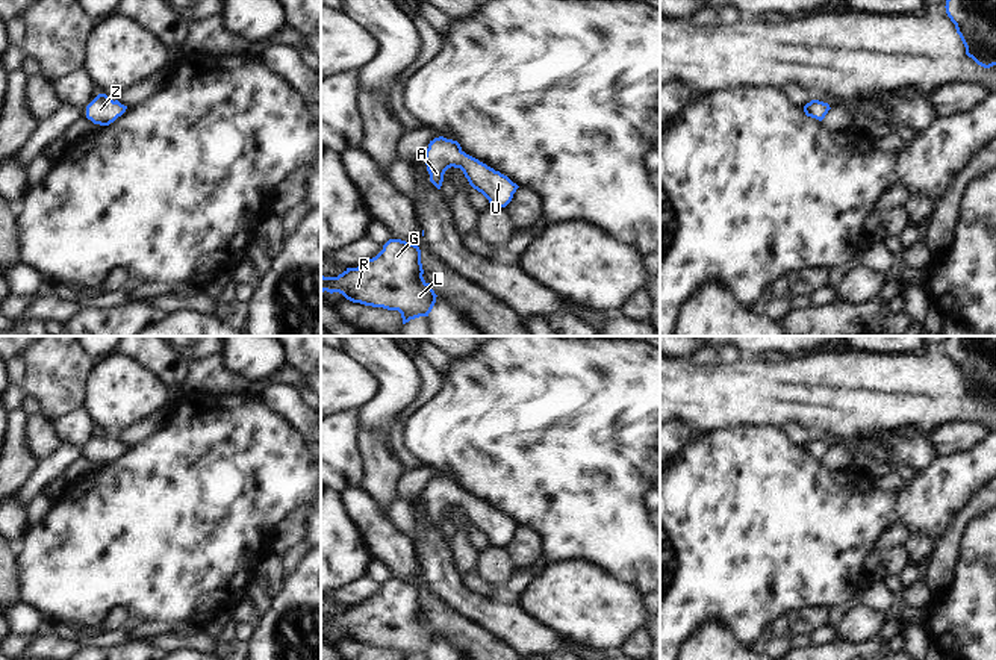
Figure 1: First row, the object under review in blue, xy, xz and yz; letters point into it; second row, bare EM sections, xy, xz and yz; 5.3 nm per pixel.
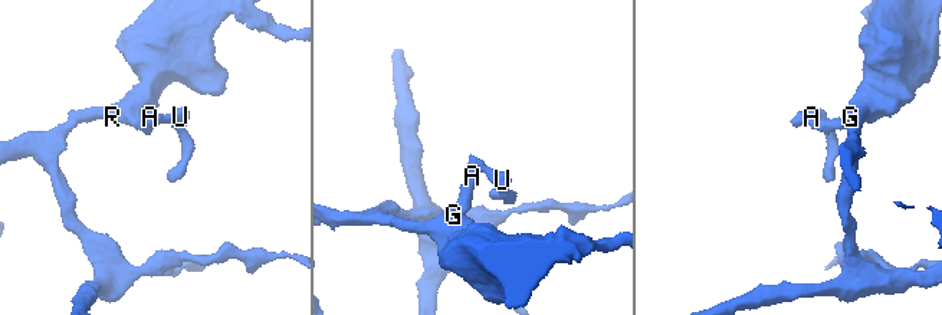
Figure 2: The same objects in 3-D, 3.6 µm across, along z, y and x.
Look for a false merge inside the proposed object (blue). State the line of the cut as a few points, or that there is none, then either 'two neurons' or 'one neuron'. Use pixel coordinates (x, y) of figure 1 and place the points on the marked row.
no cut; one neuron

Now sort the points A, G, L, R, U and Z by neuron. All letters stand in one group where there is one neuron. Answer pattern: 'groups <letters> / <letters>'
groups A G L R U Z

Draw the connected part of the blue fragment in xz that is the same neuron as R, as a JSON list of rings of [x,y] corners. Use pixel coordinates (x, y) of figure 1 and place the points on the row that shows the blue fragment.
[[[389,239],[383,250],[357,268],[347,268],[338,277],[321,276],[321,292],[339,292],[353,303],[398,310],[403,324],[428,316],[436,294],[422,277],[418,245]]]

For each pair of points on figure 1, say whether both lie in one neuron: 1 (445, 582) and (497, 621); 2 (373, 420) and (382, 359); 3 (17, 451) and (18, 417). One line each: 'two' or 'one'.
1: one
2: one
3: one

